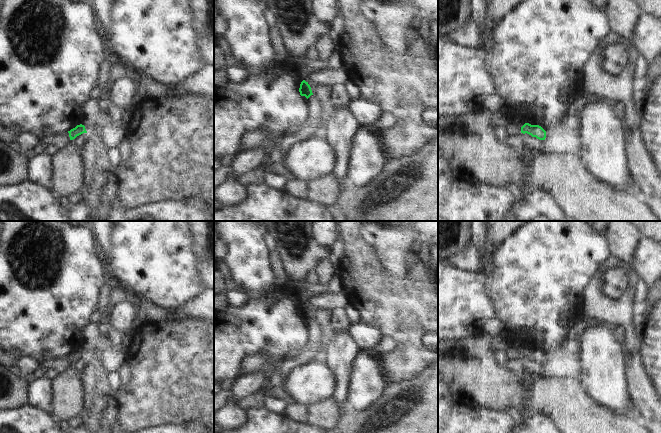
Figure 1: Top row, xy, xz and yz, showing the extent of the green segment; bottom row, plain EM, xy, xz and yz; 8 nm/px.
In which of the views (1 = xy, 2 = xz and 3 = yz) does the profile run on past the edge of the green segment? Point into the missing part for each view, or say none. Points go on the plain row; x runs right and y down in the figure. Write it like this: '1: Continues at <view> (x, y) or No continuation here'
1: No continuation here
2: No continuation here
3: No continuation here

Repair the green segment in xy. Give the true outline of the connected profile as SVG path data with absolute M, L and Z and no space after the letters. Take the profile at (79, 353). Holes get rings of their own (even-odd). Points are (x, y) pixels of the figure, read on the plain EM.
M80 348L80 349L77 349L75 352L71 353L70 355L68 355L68 357L69 357L70 364L73 364L77 360L83 357L87 357L87 355L85 353L85 350Z

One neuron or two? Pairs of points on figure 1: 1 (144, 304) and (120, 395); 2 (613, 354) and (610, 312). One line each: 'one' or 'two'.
1: two
2: two

